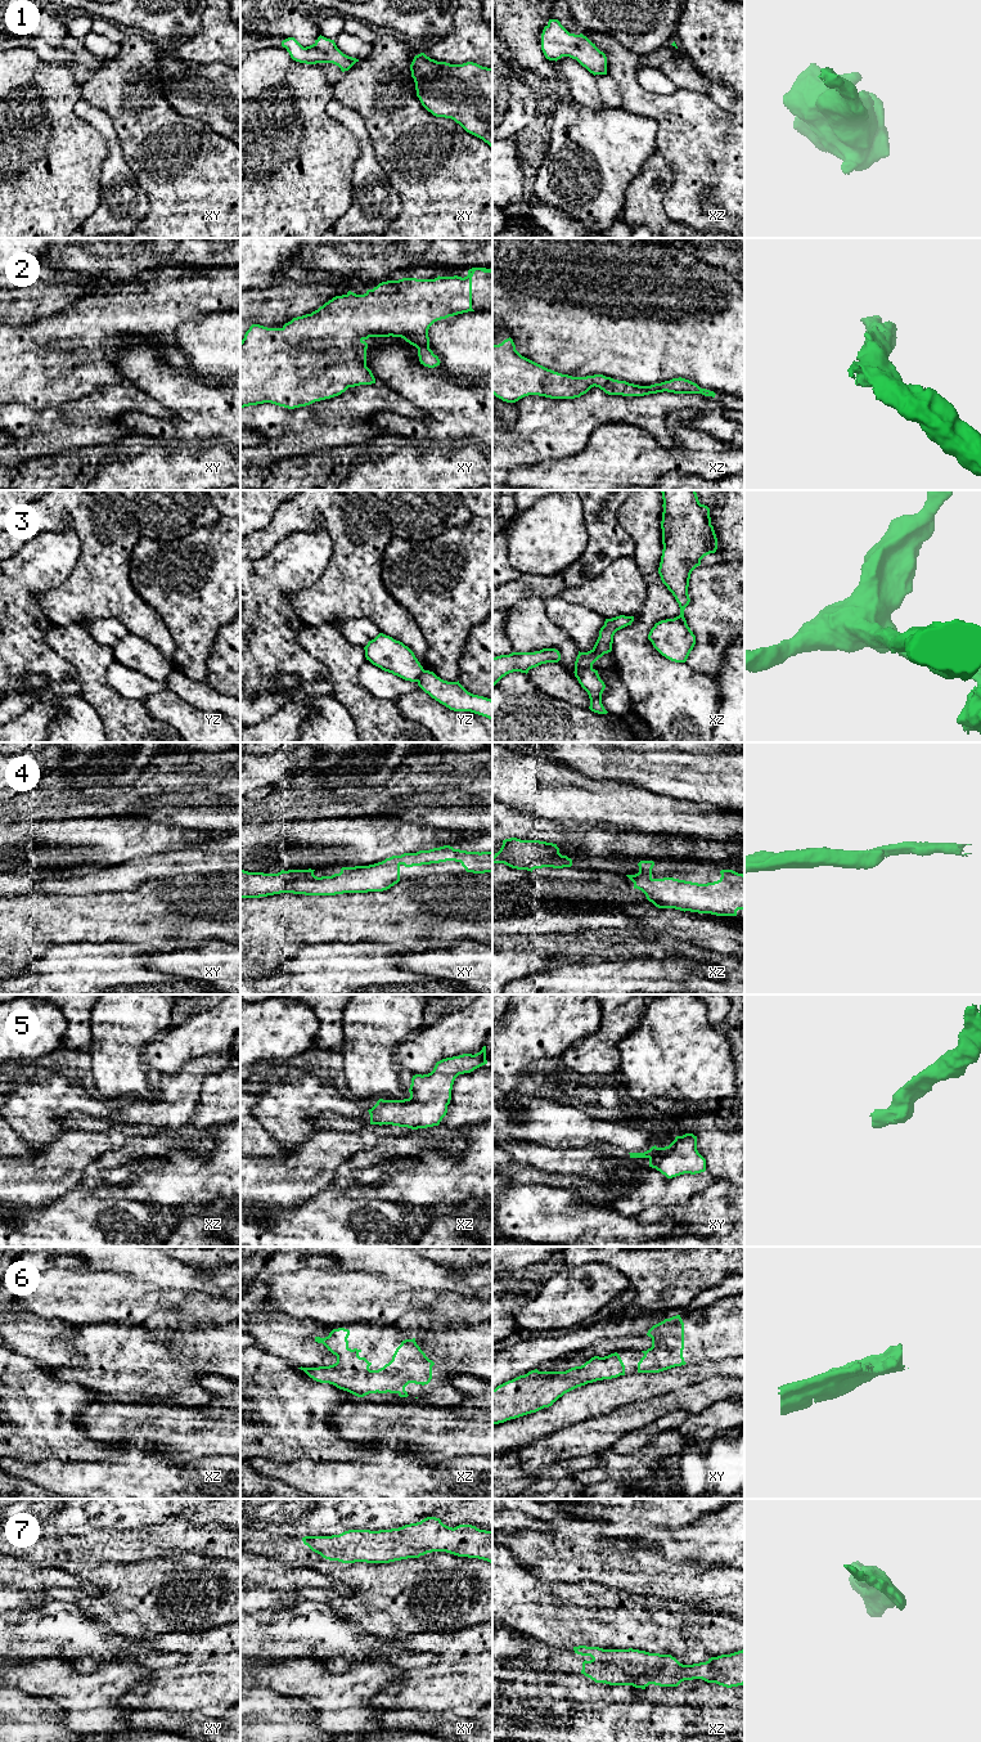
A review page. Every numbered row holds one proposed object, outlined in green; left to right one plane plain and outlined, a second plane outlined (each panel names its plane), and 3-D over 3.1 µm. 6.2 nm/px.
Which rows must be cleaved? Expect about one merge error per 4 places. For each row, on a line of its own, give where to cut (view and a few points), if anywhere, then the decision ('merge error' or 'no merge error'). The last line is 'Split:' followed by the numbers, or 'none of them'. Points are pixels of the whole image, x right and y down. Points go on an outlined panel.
1: no cut | no merge error
2: no cut | no merge error
3: xz (592, 667), (575, 670) | merge error
4: no cut | no merge error
5: no cut | no merge error
6: no cut | no merge error
7: no cut | no merge error
Split: 3

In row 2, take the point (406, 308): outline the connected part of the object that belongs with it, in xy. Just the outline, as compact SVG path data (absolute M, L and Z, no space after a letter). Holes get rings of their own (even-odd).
M472 268L462 278L437 277L435 279L402 278L379 283L364 295L348 291L336 296L311 314L293 318L282 328L267 328L252 324L240 341L240 408L271 403L288 409L310 405L315 401L341 395L348 387L375 383L366 367L365 342L369 337L401 337L418 349L420 364L428 368L440 365L440 359L429 349L429 327L441 319L474 311L472 309L472 277L476 270L491 273L491 269Z

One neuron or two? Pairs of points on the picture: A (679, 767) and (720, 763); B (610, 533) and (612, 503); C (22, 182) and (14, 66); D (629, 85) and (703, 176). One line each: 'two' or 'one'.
A: one
B: one
C: one
D: one

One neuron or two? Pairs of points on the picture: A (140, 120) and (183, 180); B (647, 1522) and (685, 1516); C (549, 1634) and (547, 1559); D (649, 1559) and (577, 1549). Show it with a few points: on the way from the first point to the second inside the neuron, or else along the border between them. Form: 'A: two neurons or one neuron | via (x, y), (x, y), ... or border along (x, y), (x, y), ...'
A: one neuron | via (153, 135), (180, 165)
B: one neuron | via (656, 1516), (676, 1516)
C: two neurons | border along (513, 1556), (538, 1575)
D: one neuron | via (638, 1581), (615, 1581), (598, 1576), (593, 1571)

